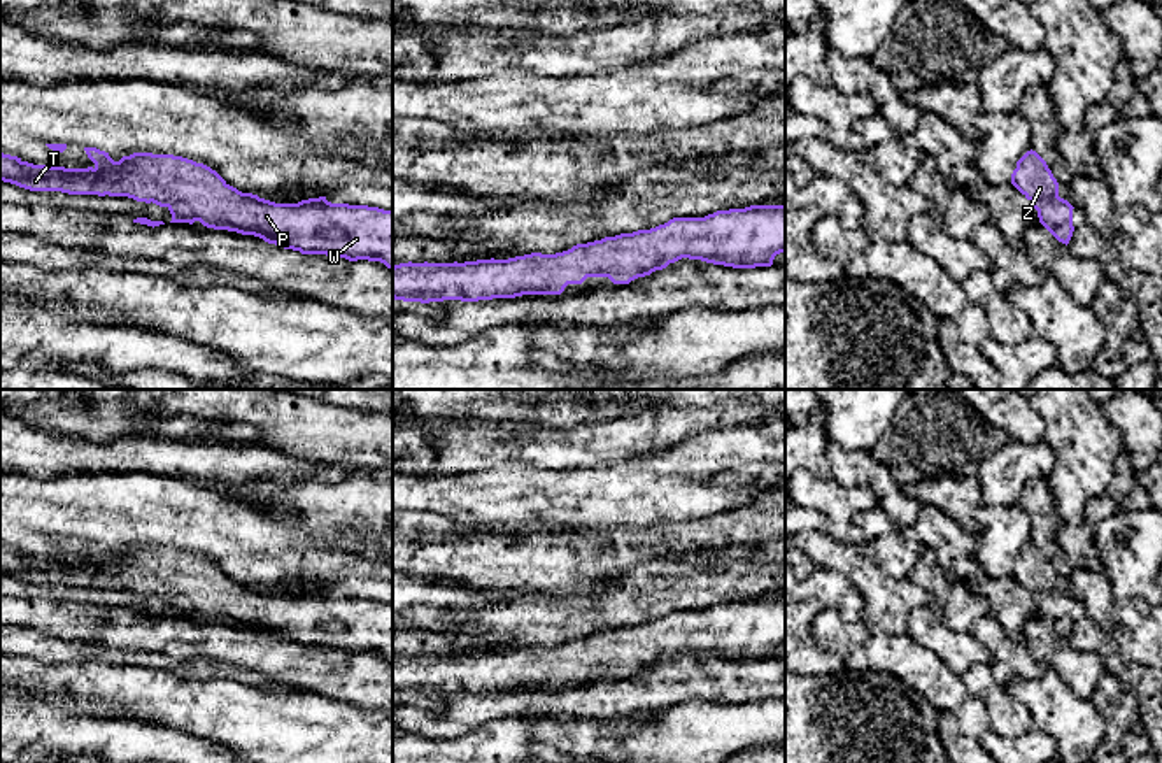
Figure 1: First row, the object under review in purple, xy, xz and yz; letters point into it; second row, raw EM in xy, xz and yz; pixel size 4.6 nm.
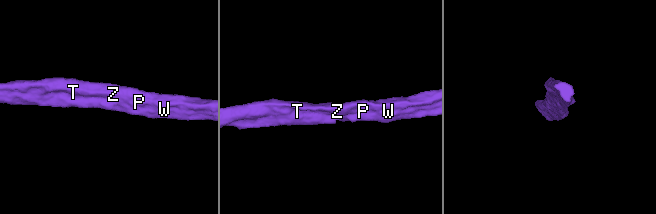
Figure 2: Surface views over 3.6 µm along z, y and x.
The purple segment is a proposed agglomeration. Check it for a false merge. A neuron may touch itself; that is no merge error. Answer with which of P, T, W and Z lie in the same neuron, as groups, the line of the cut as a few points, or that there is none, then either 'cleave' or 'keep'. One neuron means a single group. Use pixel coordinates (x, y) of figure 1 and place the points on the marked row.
P T W Z | no cut | keep

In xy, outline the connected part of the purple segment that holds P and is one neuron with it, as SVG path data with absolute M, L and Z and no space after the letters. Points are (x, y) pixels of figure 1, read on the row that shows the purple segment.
M84 147L95 163L88 168L33 165L0 153L0 181L30 191L61 191L68 195L128 196L137 202L167 207L170 223L200 221L207 228L254 235L268 244L301 254L338 256L349 261L380 261L393 268L393 210L368 205L331 203L326 196L298 203L275 203L230 186L216 170L174 154L133 153L114 161L109 153Z

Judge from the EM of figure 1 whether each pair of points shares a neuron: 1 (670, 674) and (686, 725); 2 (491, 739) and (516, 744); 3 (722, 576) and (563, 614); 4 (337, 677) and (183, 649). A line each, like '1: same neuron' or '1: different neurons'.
1: different neurons
2: same neuron
3: same neuron
4: same neuron

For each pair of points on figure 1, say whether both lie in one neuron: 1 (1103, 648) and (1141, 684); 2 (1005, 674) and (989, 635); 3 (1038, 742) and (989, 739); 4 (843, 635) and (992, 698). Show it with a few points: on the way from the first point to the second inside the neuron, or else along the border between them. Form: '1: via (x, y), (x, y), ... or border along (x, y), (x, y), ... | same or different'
1: via (1112, 656), (1133, 676) | same
2: via (1005, 665), (1005, 651), (998, 644) | same
3: via (1026, 744), (1001, 744) | same
4: border along (961, 677), (984, 704), (991, 723) | different

